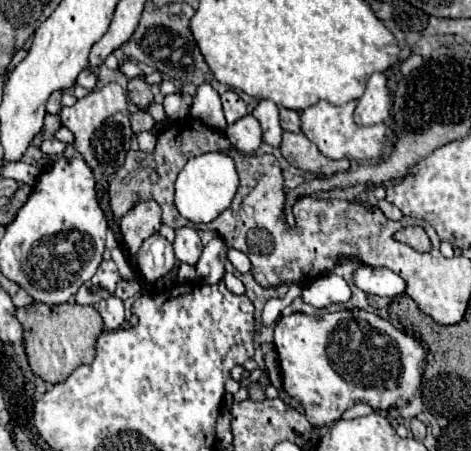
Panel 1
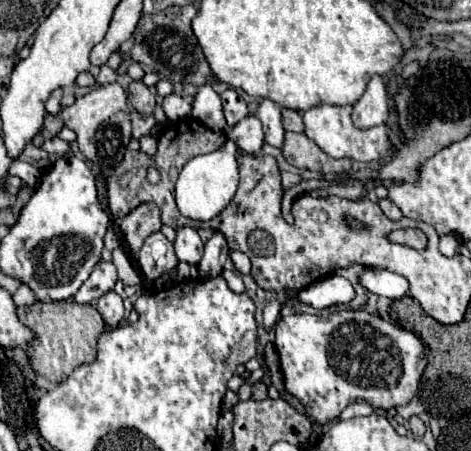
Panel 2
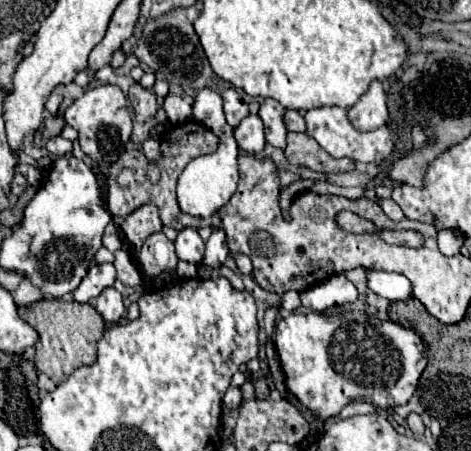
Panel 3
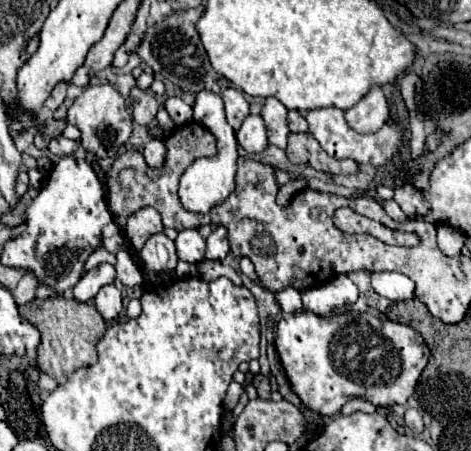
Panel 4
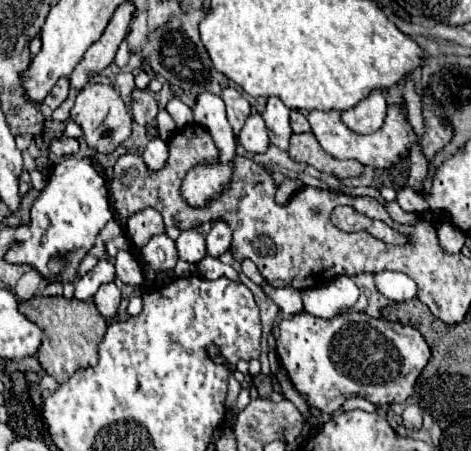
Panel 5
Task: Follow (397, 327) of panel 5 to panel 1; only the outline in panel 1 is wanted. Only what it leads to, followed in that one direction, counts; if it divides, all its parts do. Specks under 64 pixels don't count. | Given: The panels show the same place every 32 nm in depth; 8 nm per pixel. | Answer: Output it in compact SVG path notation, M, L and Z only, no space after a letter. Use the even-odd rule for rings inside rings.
M340 310L324 316L282 316L274 328L274 346L282 368L284 390L304 406L304 414L310 424L318 428L340 420L342 412L358 402L364 402L374 410L406 406L418 392L426 366L426 350L414 336L394 328L388 320L366 310Z

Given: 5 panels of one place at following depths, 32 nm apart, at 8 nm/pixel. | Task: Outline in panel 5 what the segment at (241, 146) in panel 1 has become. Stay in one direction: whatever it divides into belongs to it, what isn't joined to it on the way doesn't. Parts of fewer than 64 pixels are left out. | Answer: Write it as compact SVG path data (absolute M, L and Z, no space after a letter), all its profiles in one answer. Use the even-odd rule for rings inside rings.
M250 114L250 118L246 120L240 132L238 142L252 154L264 154L268 150L270 140L268 140L264 118L260 114Z

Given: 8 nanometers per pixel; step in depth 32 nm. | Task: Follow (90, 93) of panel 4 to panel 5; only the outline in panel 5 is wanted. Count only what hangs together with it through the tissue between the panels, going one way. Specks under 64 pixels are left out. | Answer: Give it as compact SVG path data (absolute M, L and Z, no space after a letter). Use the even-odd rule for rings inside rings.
M90 82L88 86L84 86L76 96L76 104L72 108L72 120L76 120L82 126L86 144L104 154L110 154L114 148L118 148L132 132L132 114L128 112L124 100L120 98L118 90L112 84Z

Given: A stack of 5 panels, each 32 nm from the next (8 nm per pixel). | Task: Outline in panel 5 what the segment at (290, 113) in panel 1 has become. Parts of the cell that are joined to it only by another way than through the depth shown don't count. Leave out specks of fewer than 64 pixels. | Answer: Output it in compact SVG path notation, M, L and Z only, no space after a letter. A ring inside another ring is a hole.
M292 110L292 114L290 114L290 124L292 124L292 130L294 130L296 134L300 134L300 132L310 132L310 124L308 124L306 116L304 116L302 112L298 112L298 110Z

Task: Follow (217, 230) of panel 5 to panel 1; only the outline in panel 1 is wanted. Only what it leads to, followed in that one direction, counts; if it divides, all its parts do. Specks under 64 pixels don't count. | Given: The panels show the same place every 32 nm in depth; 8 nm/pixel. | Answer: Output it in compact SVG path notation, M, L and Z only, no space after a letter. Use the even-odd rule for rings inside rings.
M214 238L204 246L204 252L196 264L198 278L206 284L216 284L224 276L224 262L226 262L228 246L222 238Z

